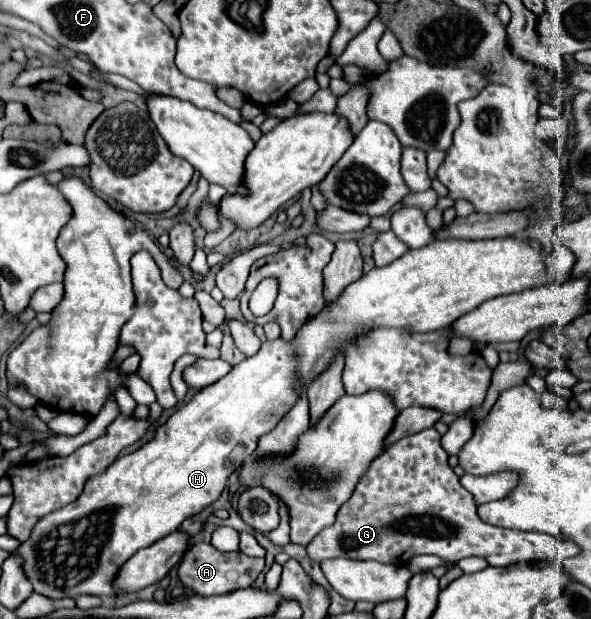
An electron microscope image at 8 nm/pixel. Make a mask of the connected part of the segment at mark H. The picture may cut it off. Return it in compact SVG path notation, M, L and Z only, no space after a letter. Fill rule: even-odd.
M499 237L489 241L437 239L421 249L407 251L387 267L371 269L359 281L351 283L335 303L327 305L315 319L311 319L297 333L297 339L265 341L257 355L235 365L223 379L201 389L187 405L177 409L165 425L157 427L155 437L149 443L135 453L119 457L103 473L89 477L77 501L39 519L31 537L17 549L17 555L23 559L21 567L33 585L33 591L49 599L75 599L79 595L115 597L117 589L113 587L113 581L121 565L139 549L149 547L157 539L177 531L185 519L197 515L203 507L217 501L227 477L255 453L259 437L271 431L295 405L295 385L299 383L295 379L295 371L309 385L313 377L317 377L331 363L337 351L345 351L357 335L369 333L373 327L403 327L419 333L437 331L449 327L453 321L457 321L457 317L477 309L487 299L545 283L567 281L573 265L575 255L569 249L561 251L559 255L553 247L543 247L537 243L533 245L523 237Z

